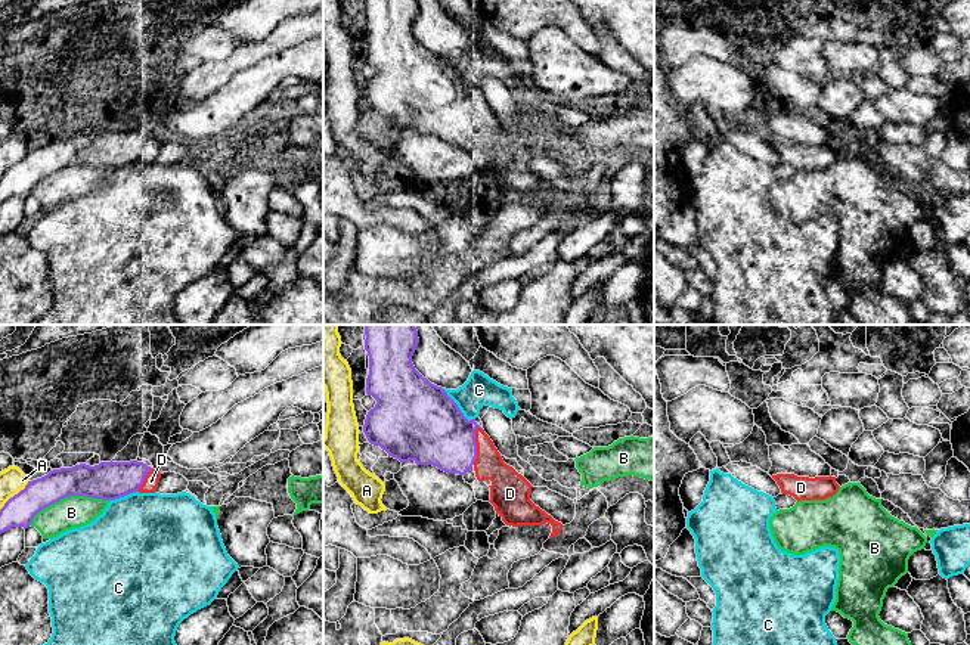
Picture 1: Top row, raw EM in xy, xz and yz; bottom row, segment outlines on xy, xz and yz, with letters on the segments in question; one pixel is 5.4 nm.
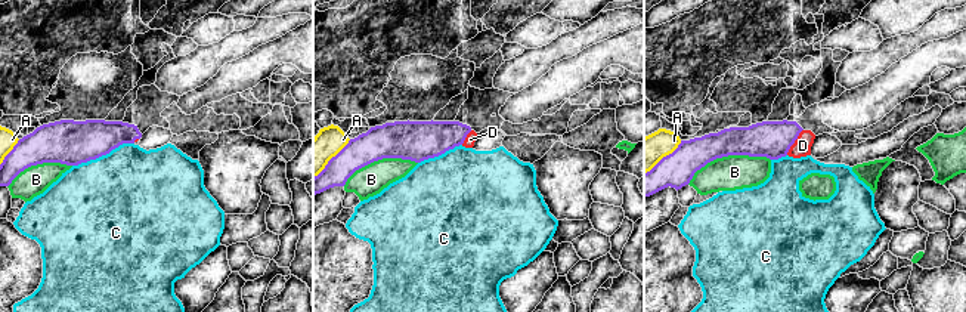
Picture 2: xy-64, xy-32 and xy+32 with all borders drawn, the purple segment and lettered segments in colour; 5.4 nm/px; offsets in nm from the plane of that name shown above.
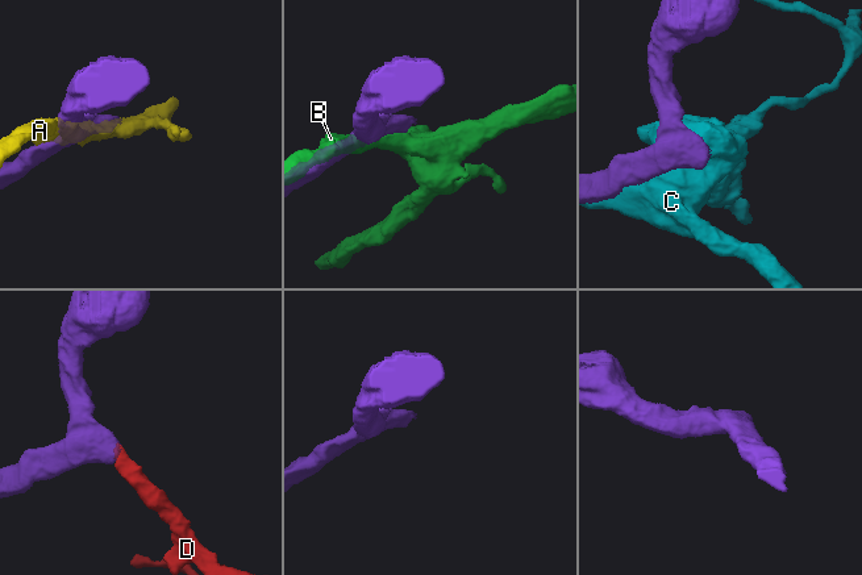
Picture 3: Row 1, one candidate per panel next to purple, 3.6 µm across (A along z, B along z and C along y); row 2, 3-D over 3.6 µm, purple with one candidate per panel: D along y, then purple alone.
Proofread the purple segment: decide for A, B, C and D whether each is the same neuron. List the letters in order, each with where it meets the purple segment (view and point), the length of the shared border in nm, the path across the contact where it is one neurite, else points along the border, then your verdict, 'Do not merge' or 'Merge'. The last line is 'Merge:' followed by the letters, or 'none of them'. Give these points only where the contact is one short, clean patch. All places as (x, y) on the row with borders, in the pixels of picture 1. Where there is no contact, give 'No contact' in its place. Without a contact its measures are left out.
A: Touches purple at xy (15, 495). Shared border 220 nm. Do not merge
B: Touches purple at xy (67, 496). Shared border 460 nm. Do not merge
C: Touches purple at xz (458, 408). Shared border 260 nm. Do not merge
D: Touches purple at xz (476, 445). Shared border 220 nm. Merge
Merge: D

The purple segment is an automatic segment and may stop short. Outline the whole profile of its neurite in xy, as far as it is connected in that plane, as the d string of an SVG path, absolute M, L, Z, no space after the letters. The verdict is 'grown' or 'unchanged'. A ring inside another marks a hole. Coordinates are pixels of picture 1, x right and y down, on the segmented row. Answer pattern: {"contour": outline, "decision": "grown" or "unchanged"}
{"contour": "M100 462L53 469L28 481L24 490L0 509L0 534L12 527L28 528L34 517L69 496L115 500L131 493L155 493L161 472L143 462Z", "decision": "grown"}

